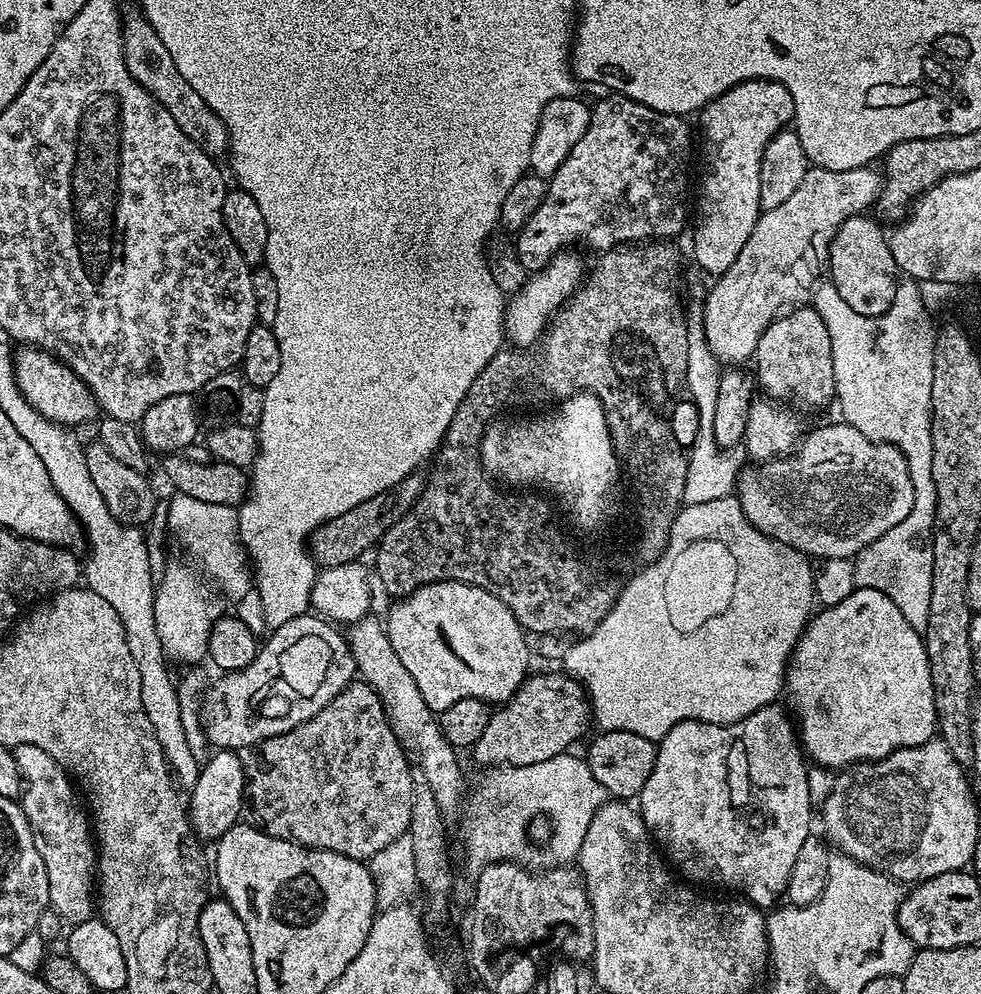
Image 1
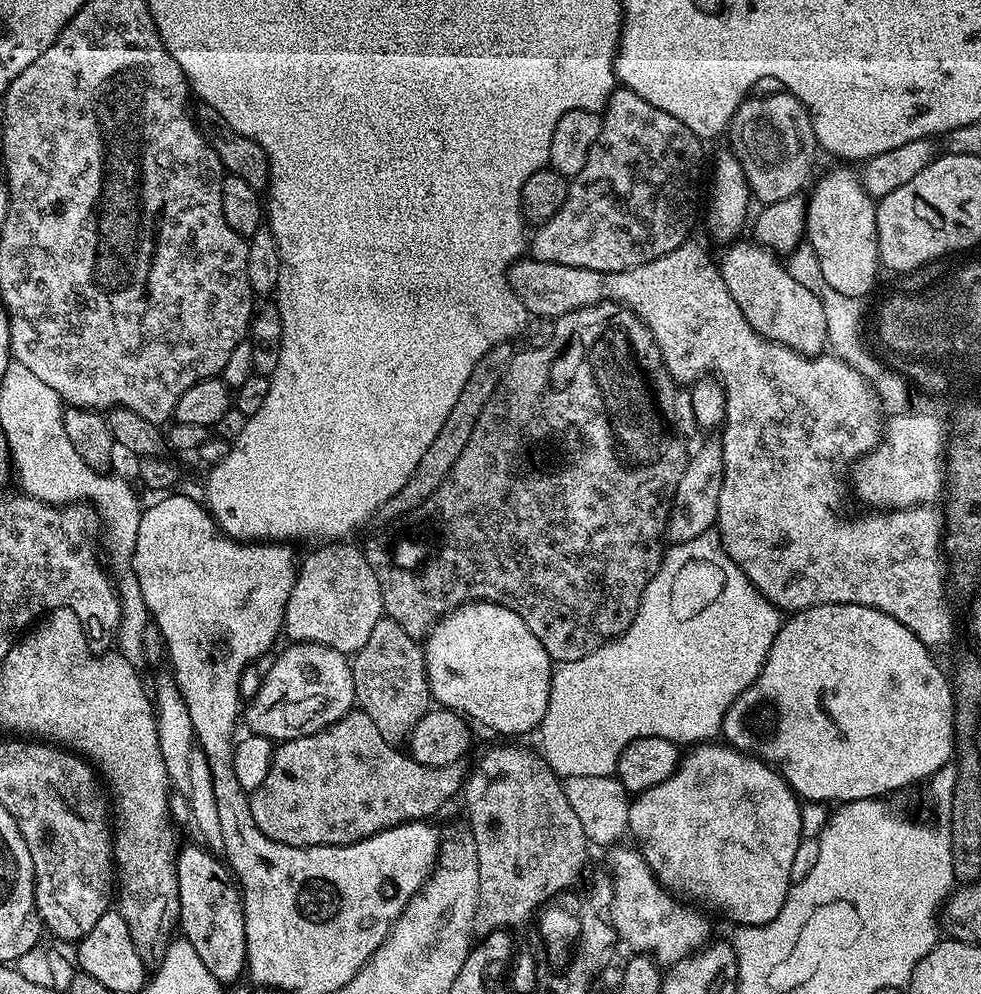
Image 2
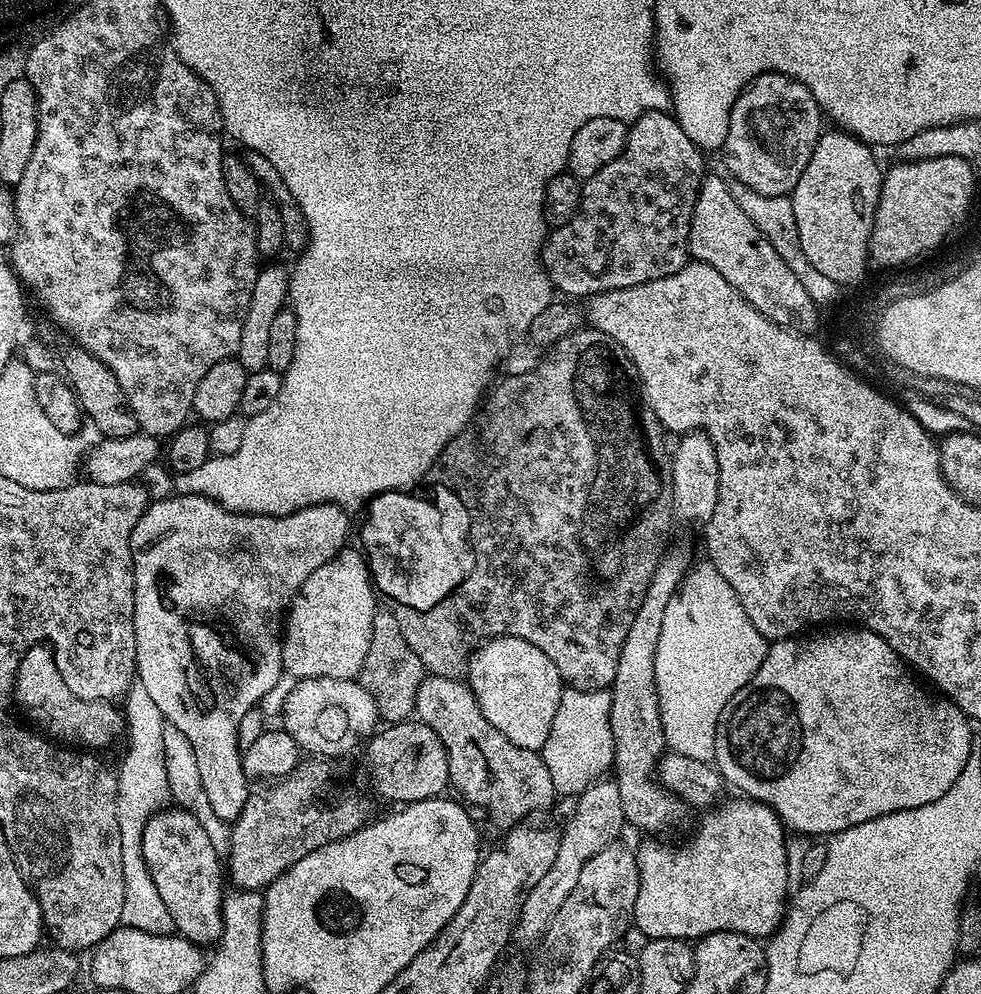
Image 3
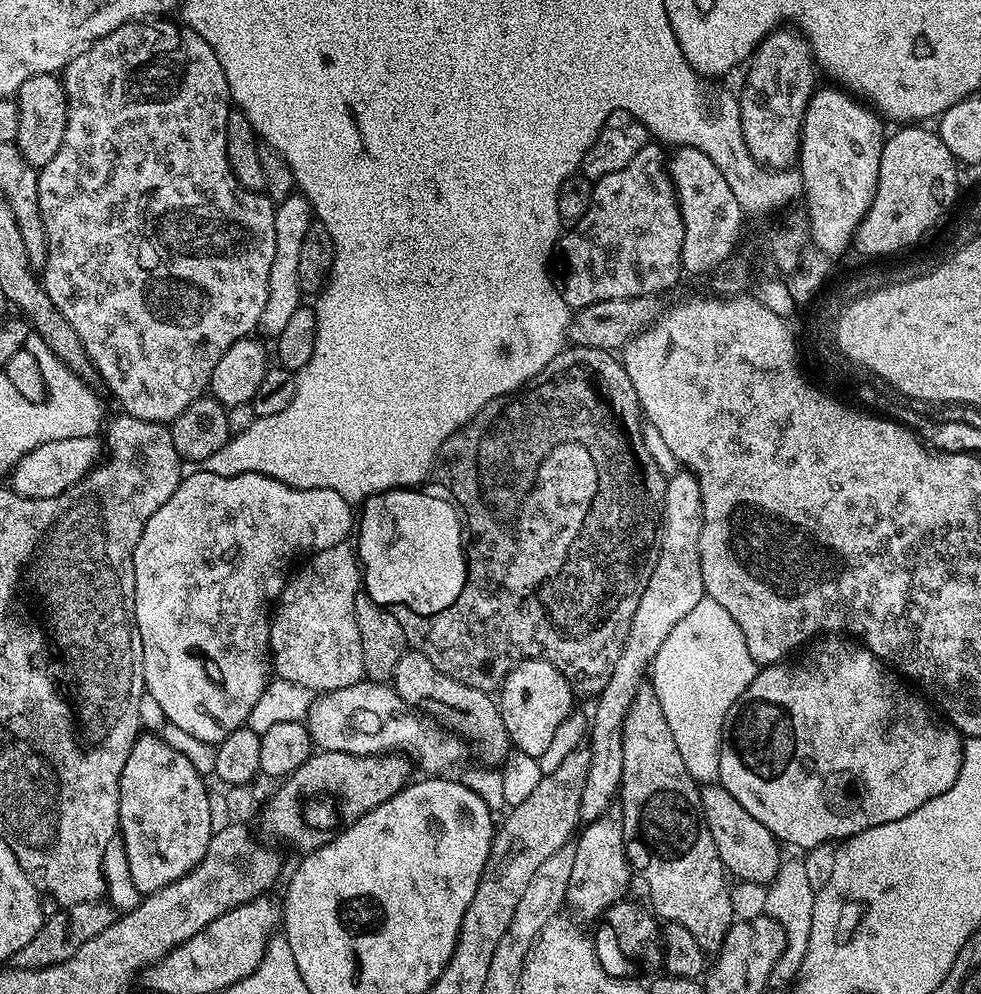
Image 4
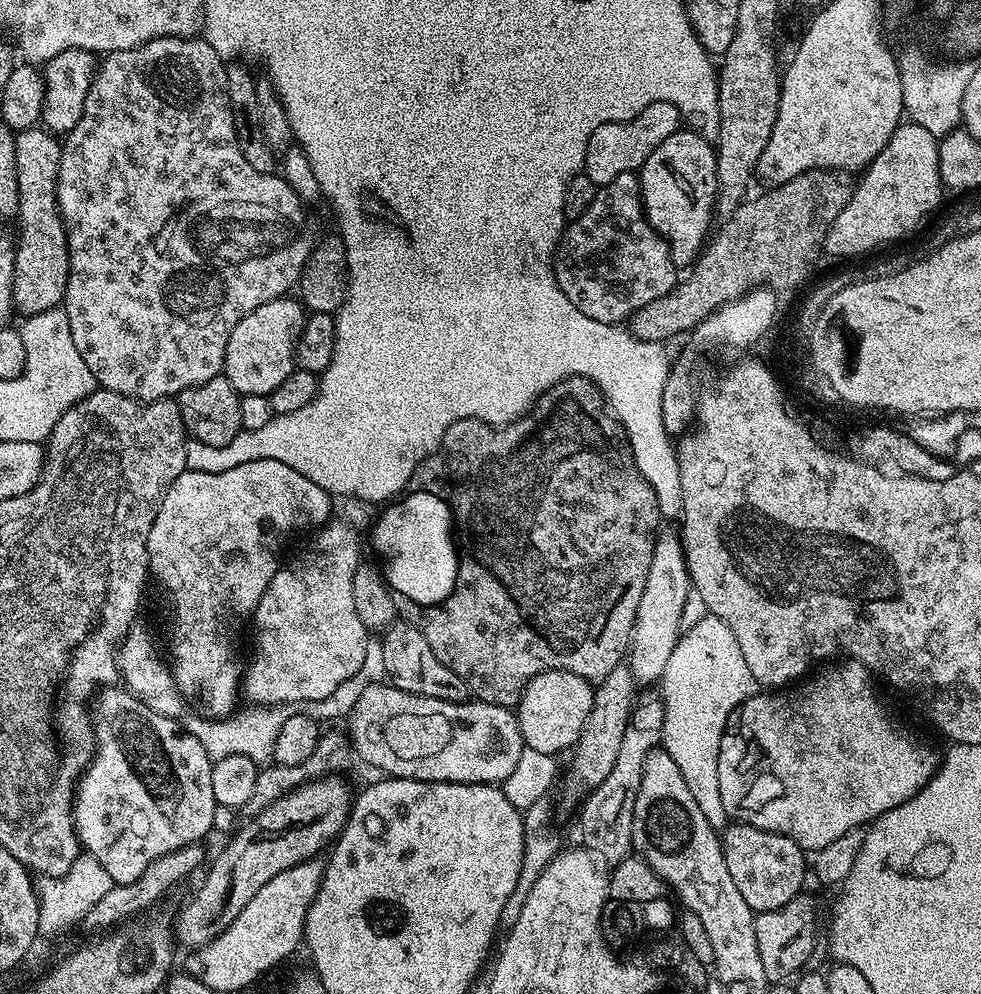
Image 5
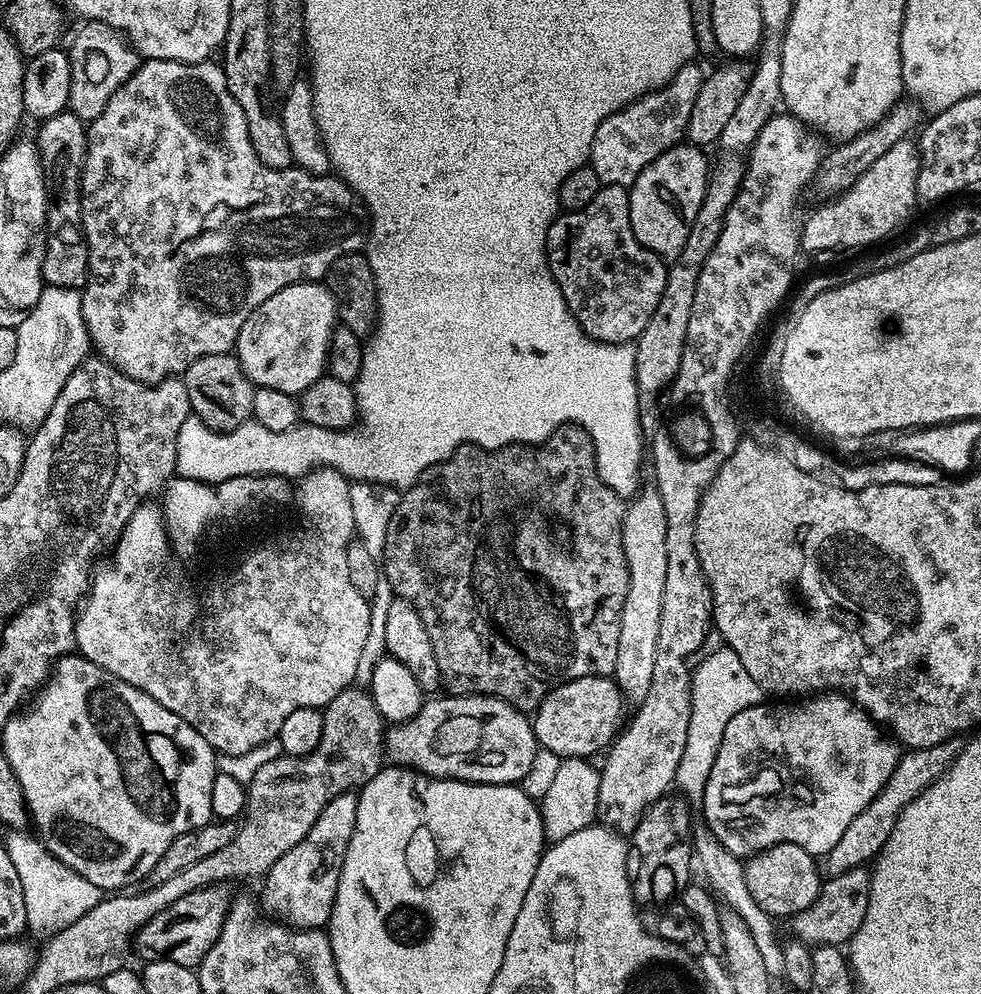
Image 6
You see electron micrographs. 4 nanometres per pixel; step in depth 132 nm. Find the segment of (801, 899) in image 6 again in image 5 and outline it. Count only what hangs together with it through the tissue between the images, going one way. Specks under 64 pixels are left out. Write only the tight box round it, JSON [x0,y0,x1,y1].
[720,822,806,913]

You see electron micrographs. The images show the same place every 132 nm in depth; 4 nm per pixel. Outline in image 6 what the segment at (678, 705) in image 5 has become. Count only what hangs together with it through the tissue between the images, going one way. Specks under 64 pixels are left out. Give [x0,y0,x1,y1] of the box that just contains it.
[675,646,784,973]

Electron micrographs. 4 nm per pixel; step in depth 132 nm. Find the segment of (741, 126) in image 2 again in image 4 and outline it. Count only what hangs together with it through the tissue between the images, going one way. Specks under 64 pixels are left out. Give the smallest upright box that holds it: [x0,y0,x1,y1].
[738,26,818,169]

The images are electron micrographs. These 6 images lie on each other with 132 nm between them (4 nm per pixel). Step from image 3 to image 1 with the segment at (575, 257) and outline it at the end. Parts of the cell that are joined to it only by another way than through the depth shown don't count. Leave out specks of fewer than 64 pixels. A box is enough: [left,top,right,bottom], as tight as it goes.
[514,94,692,272]

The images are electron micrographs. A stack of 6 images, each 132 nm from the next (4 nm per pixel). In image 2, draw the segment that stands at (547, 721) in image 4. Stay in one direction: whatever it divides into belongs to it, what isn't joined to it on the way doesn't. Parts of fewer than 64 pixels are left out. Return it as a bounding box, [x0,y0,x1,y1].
[423,602,554,738]

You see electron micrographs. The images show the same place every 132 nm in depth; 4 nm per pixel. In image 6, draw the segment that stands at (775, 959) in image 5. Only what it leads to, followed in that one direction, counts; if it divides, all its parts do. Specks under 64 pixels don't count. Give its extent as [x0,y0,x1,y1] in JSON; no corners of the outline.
[791,867,871,946]

